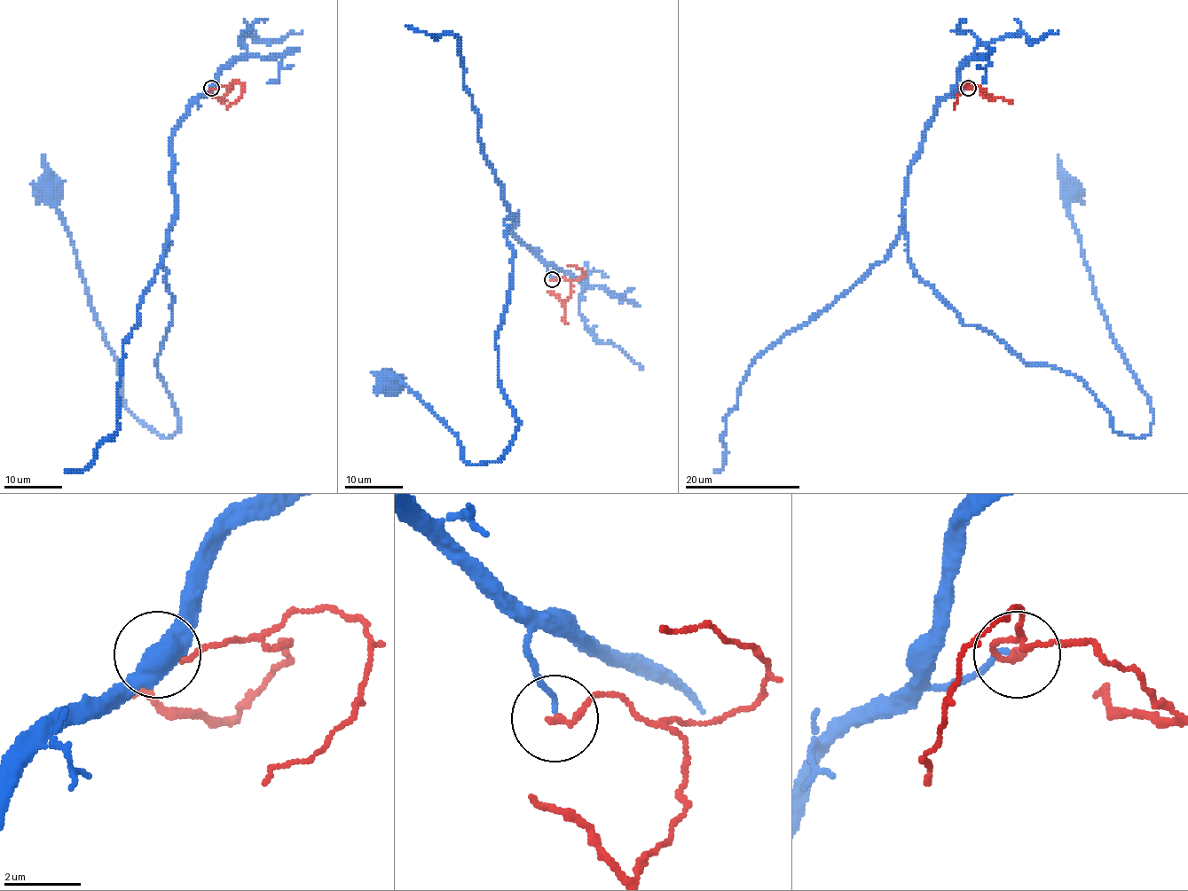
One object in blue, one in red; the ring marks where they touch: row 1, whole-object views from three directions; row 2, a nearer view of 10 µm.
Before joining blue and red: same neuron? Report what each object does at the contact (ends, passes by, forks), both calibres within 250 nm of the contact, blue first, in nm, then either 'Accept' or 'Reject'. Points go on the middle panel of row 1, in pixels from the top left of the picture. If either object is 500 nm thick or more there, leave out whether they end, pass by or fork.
At the ring blue ends. At the ring red ends. Thickness 110 nm (blue) against 180 nm. Accept

